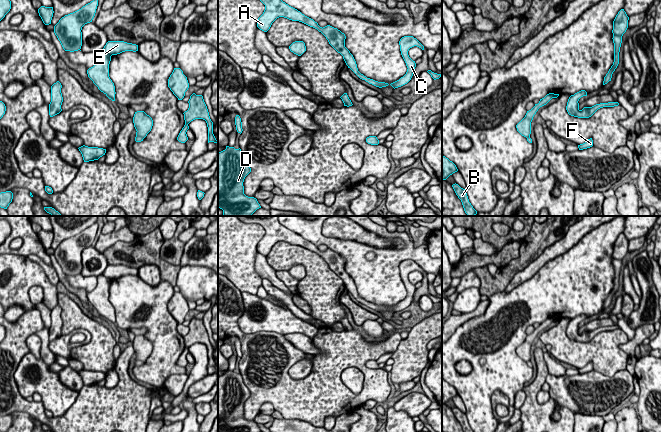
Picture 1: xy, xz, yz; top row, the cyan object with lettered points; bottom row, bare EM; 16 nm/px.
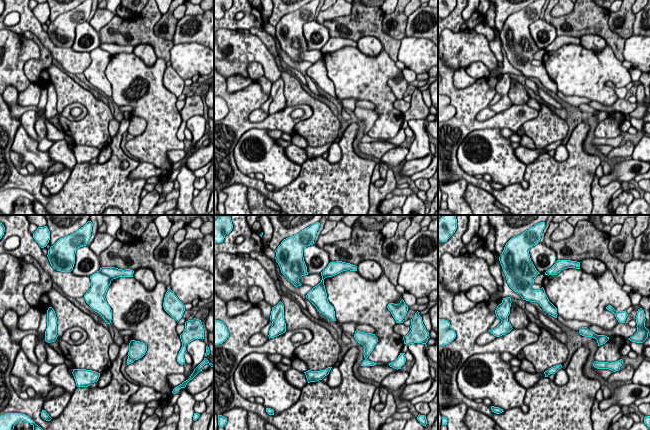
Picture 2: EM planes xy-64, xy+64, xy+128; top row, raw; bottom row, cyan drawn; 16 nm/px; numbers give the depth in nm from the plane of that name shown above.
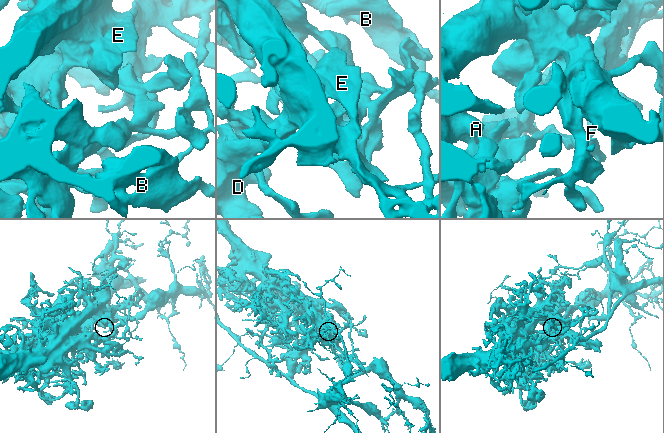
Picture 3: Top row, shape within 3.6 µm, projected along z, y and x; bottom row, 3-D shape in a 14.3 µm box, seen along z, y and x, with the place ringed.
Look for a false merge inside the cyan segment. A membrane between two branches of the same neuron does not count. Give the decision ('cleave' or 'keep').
cleave

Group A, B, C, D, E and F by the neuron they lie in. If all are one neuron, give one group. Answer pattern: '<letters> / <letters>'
A B D E F / C

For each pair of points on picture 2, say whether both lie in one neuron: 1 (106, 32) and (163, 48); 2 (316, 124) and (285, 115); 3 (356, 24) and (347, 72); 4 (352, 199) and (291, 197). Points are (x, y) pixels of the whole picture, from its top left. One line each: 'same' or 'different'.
1: same
2: different
3: different
4: same

